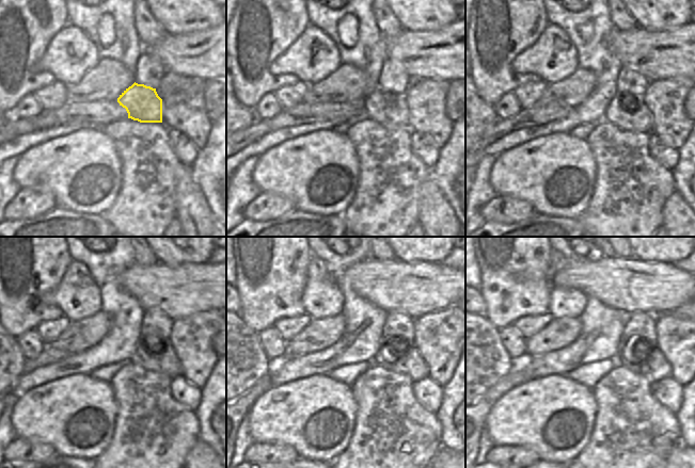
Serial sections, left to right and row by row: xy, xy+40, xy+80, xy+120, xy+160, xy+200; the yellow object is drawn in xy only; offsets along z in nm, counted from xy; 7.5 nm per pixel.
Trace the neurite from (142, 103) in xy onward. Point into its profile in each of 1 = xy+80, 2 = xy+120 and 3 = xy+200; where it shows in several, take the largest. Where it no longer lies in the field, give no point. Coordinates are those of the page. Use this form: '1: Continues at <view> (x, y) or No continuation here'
1: Continues at xy+80 (640, 119)
2: Continues at xy+120 (163, 359)
3: Continues at xy+200 (647, 360)

